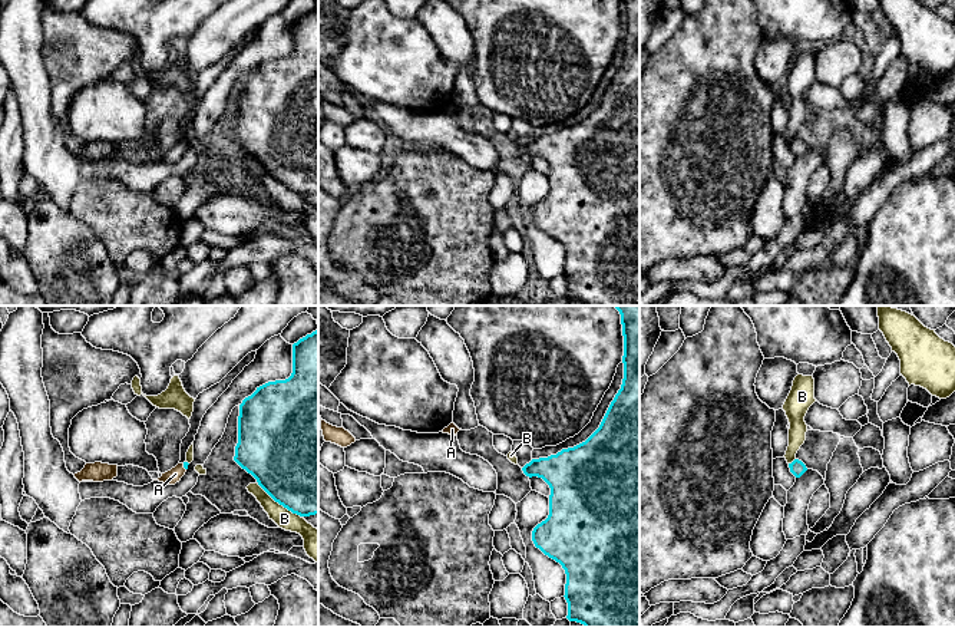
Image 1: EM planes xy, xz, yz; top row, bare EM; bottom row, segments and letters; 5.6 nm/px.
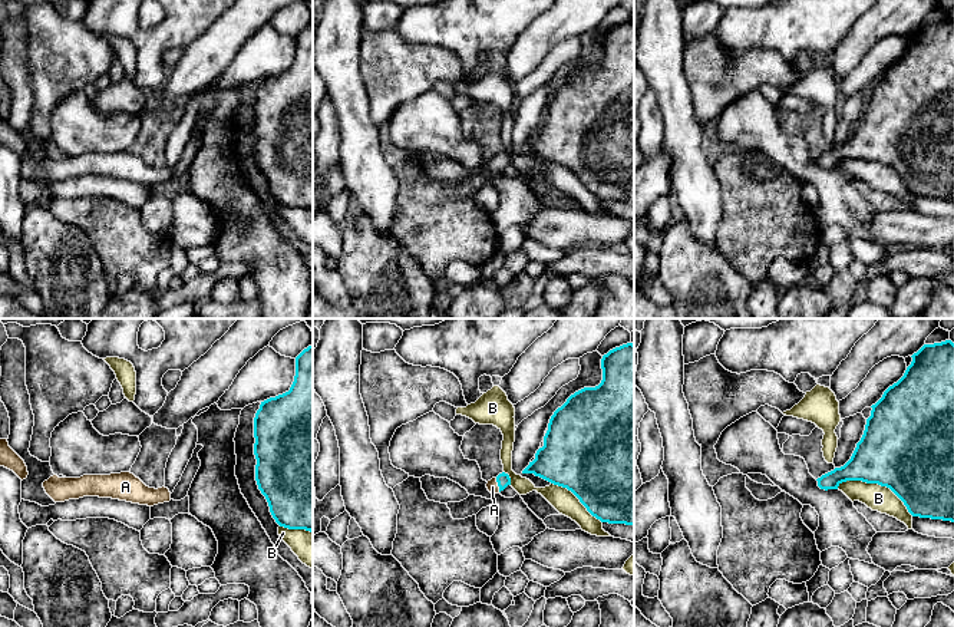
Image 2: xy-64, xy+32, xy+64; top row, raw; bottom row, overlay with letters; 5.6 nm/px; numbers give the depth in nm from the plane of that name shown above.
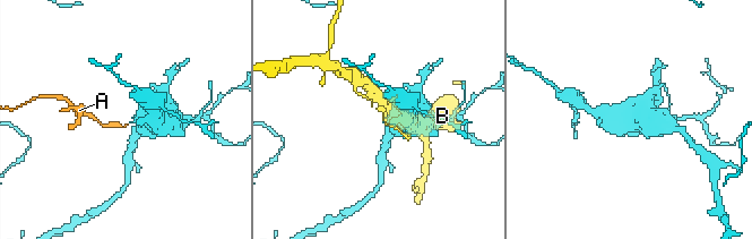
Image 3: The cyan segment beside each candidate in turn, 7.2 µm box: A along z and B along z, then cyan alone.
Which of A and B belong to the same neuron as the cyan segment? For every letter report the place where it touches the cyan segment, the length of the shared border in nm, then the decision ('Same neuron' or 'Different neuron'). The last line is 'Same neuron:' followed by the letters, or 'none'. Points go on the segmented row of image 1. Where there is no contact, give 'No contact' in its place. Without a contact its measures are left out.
A: Touches cyan at xy (184, 467). Shared border 40 nm. Same neuron
B: Touches cyan at xy (278, 502). Shared border 320 nm. Different neuron
Same neuron: A

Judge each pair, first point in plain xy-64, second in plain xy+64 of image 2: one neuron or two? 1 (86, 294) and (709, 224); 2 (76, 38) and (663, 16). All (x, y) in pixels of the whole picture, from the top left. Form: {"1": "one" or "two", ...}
{"1": "two", "2": "two"}

